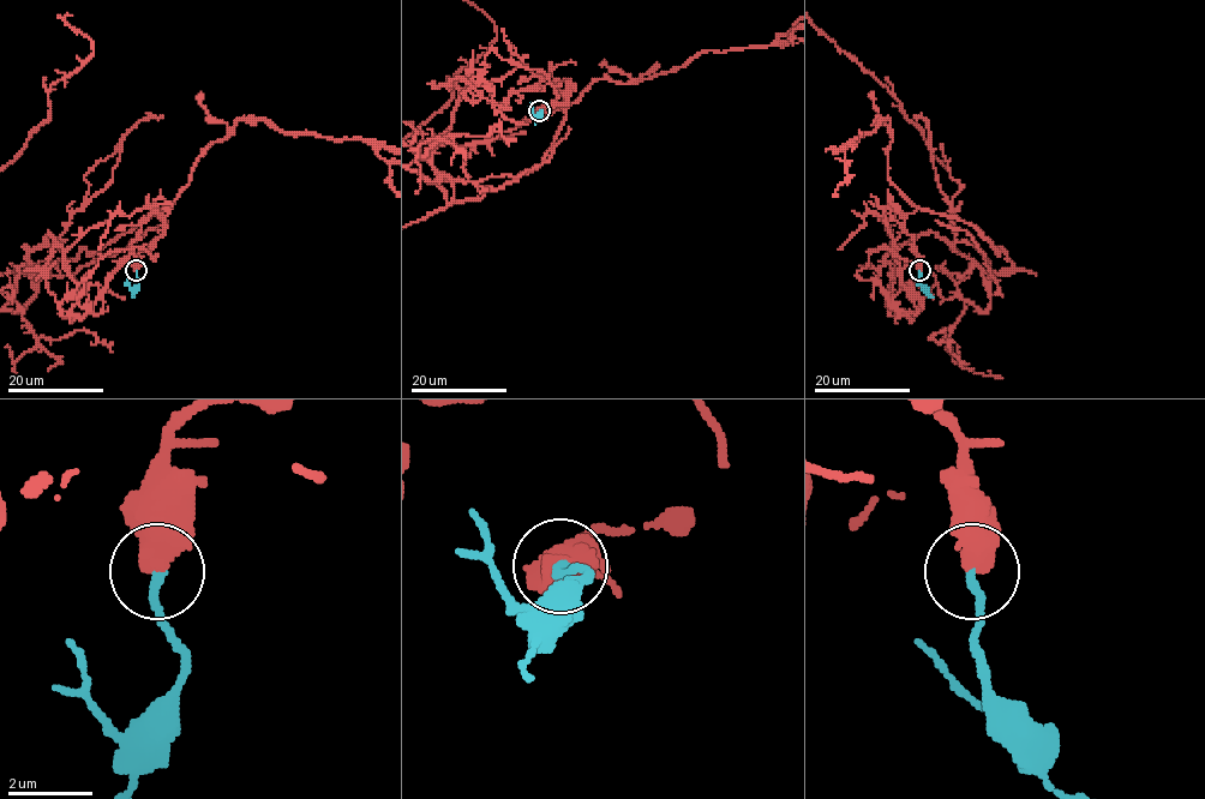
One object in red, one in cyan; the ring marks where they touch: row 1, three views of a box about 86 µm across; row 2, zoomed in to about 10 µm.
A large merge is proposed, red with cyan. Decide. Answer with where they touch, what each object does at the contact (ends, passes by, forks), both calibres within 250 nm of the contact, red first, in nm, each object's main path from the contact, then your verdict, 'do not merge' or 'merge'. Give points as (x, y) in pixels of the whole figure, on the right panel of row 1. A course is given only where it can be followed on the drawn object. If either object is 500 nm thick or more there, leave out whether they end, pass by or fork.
(919, 270) | 600/200 nm | cyan via (919, 270), (919, 282), (924, 288), (912, 278) | merge

